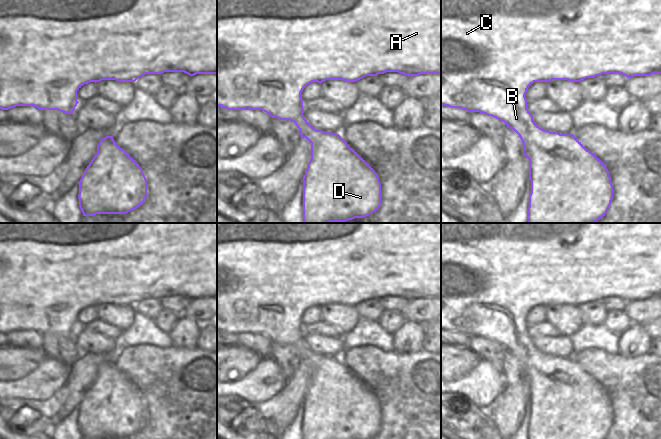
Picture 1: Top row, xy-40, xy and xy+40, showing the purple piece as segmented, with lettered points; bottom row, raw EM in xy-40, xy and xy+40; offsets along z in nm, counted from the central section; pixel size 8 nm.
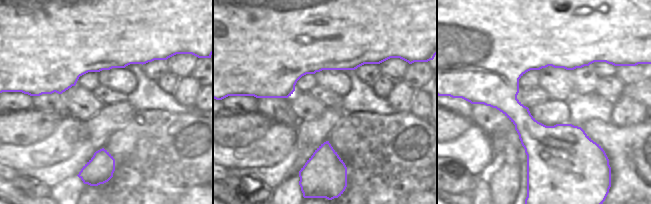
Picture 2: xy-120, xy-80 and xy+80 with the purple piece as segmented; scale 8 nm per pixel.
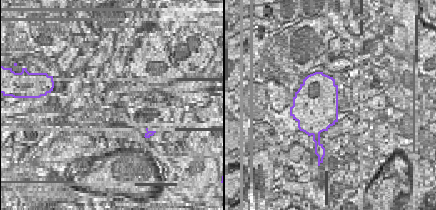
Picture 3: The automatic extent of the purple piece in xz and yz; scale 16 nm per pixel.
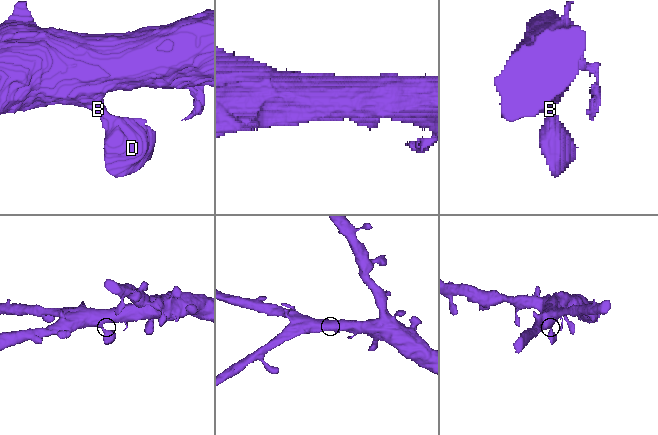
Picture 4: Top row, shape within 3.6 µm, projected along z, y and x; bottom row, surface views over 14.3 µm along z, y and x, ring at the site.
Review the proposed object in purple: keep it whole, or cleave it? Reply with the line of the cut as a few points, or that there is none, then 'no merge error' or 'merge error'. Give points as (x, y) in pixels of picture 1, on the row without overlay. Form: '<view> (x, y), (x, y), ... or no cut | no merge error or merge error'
no cut | no merge error

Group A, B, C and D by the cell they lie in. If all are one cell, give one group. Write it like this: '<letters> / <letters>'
A B C D

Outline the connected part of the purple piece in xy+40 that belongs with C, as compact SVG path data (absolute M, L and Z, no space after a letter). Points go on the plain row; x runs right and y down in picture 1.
M441 223L441 330L460 332L492 340L514 354L523 367L523 380L529 383L531 417L527 439L605 439L613 423L613 409L605 388L573 358L560 358L540 352L527 333L527 313L534 306L568 304L580 306L602 298L622 298L627 302L661 298L661 223Z

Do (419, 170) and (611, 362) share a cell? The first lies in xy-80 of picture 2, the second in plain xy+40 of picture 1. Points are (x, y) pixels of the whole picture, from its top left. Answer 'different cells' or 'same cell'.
same cell

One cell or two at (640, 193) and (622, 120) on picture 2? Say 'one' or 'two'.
two

